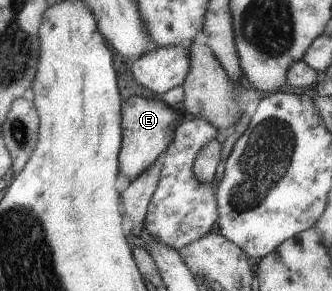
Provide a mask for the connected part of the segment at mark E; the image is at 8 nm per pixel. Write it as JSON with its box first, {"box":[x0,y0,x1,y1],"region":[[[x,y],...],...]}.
{"box":[120,96,175,180],"region":[[[130,96],[123,103],[123,146],[120,147],[120,171],[124,178],[133,180],[162,155],[172,141],[175,131],[174,112],[163,100]]]}

